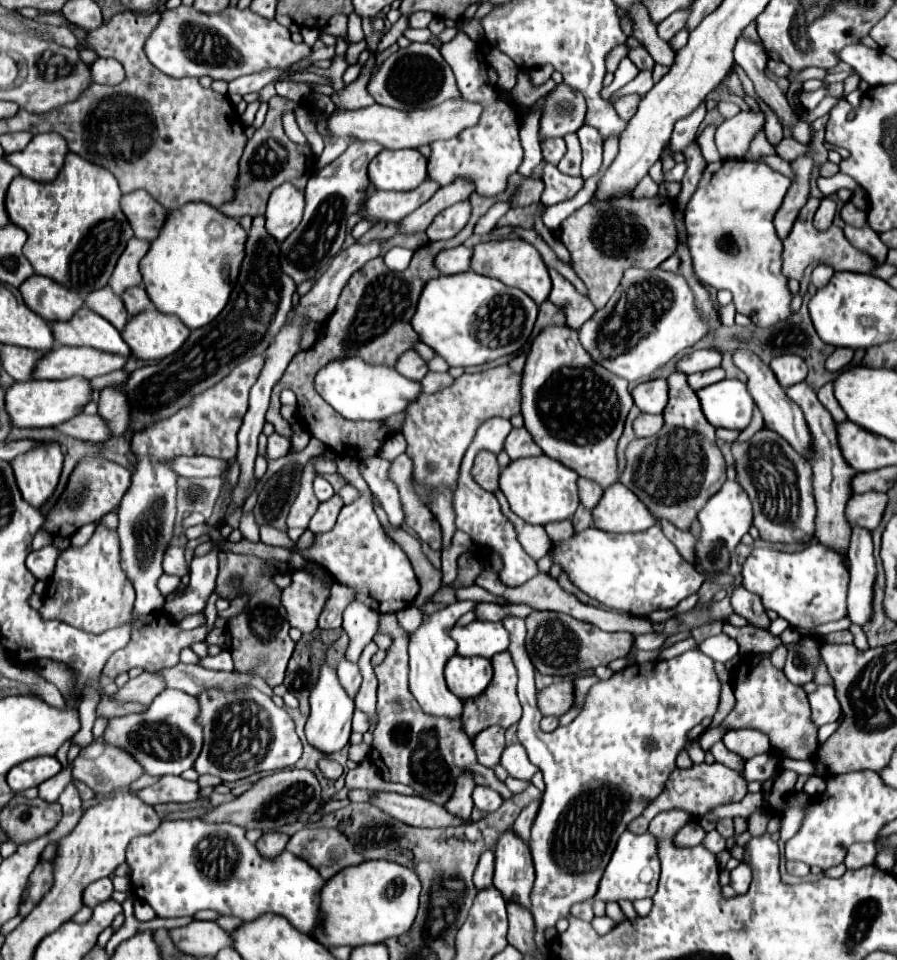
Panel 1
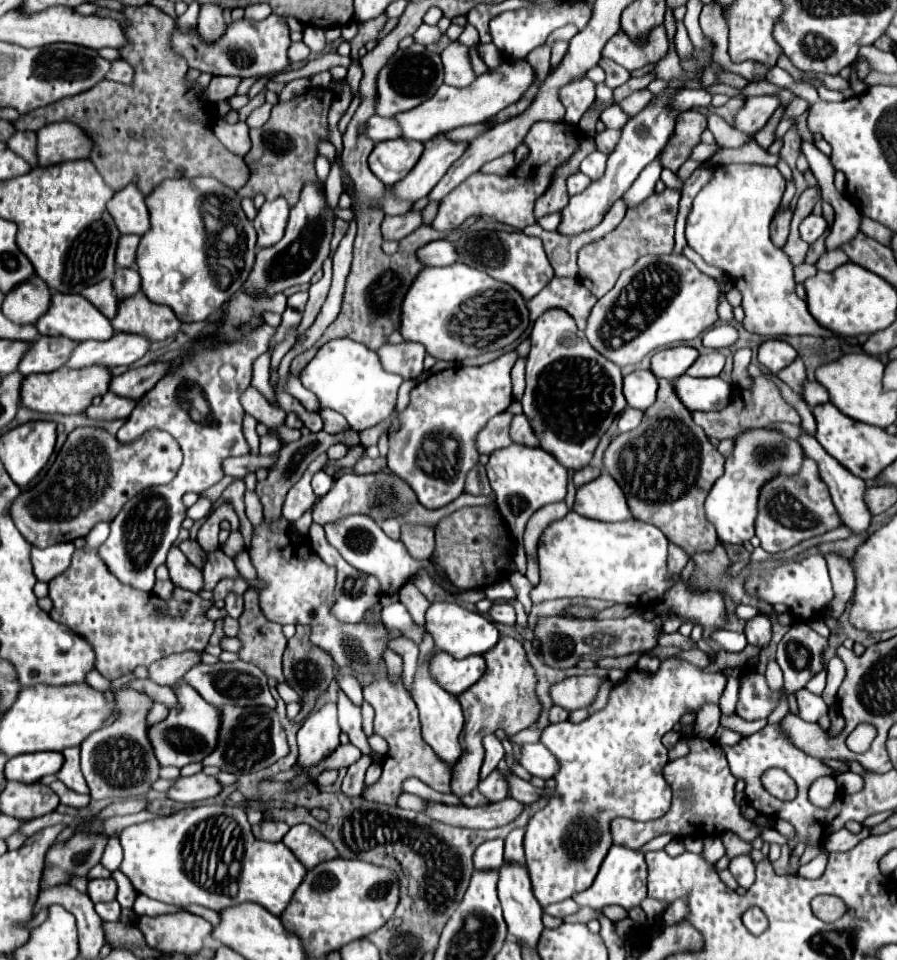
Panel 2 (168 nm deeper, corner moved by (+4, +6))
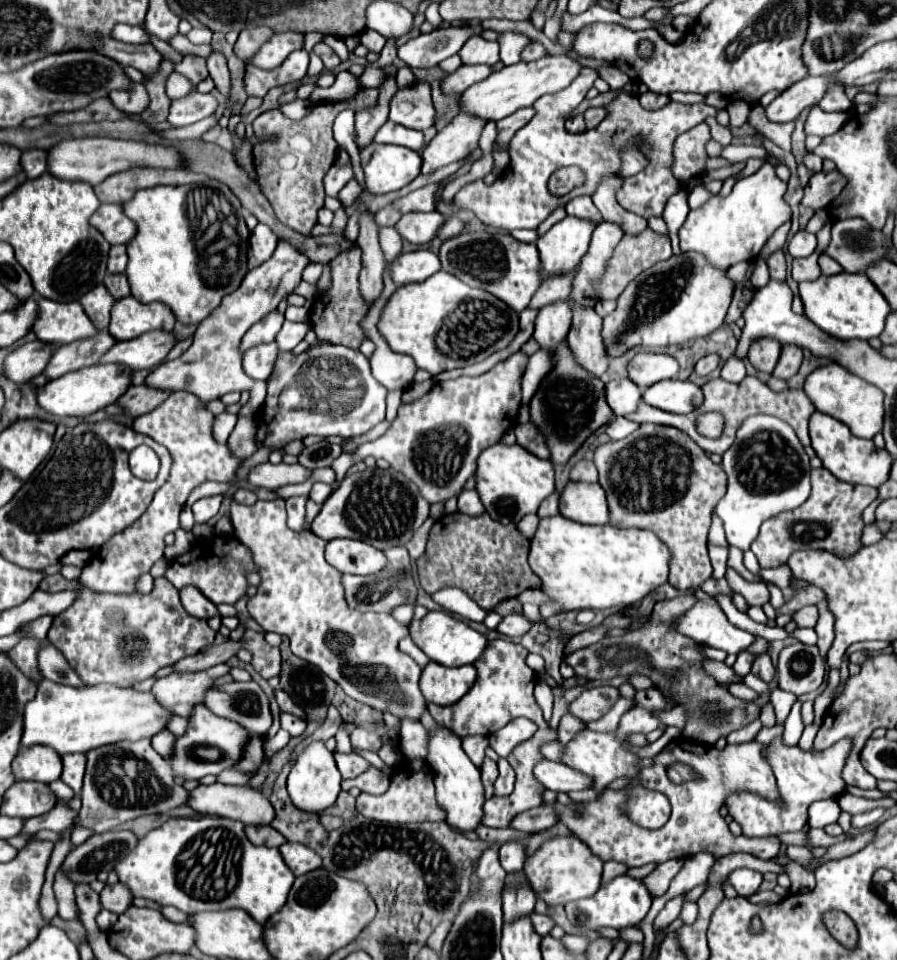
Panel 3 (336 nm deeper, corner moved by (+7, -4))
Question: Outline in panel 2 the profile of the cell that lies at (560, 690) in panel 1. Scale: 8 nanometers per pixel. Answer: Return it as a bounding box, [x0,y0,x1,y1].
[551,675,603,711]

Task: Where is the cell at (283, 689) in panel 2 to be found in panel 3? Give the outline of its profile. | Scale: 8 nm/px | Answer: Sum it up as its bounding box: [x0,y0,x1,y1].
[280,711,306,737]

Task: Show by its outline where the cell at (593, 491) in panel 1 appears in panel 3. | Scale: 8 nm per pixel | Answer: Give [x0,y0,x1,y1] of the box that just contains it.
[570,461,598,483]

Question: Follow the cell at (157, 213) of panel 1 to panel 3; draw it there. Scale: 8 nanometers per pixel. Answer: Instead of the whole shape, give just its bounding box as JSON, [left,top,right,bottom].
[90,205,136,245]

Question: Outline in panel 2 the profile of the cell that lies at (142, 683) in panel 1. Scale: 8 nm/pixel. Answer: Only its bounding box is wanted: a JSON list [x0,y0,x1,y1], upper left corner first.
[149,651,201,685]

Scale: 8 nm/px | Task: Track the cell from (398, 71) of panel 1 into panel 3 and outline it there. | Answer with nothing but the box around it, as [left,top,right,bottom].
[390,81,434,129]

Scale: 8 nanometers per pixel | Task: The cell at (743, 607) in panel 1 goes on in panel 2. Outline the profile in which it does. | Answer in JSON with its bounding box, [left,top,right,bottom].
[745,615,771,649]

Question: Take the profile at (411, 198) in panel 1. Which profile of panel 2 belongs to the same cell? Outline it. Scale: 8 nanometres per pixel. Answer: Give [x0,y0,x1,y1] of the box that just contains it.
[393,133,467,201]

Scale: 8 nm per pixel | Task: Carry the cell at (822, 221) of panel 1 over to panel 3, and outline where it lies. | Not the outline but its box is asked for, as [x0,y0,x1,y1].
[788,229,818,257]

